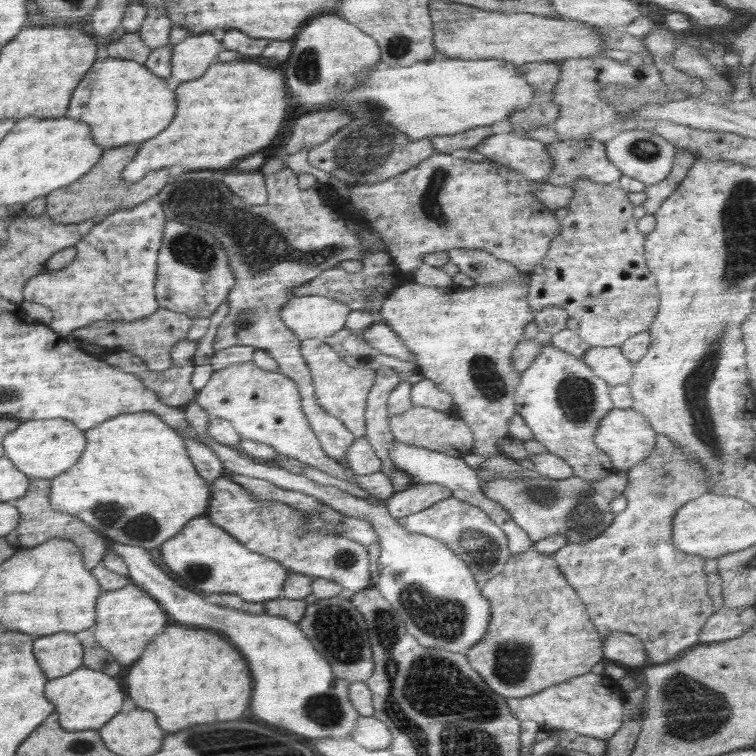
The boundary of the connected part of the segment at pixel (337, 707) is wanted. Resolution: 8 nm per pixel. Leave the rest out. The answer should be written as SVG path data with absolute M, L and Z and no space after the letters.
M113 541L109 550L122 556L131 582L164 607L171 623L198 624L204 628L210 626L212 630L224 632L240 648L256 680L250 708L258 718L272 724L282 724L306 738L350 739L360 720L360 713L348 700L348 690L334 688L337 678L330 663L314 650L310 640L302 634L295 622L268 613L248 614L204 602L205 599L200 595L182 588L172 575L164 572L154 562L152 554L142 547Z

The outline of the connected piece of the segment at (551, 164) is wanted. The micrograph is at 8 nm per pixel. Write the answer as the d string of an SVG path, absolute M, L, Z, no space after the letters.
M519 132L492 134L472 151L480 152L490 161L517 171L530 180L545 182L546 176L550 176L555 168L555 161L546 151L546 145Z

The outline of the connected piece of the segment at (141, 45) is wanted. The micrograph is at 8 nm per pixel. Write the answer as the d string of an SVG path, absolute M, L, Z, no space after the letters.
M137 32L126 33L119 40L106 40L102 45L102 55L109 58L134 60L144 65L151 54L151 49Z

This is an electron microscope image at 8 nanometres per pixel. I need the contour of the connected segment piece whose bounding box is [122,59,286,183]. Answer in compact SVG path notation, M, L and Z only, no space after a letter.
M257 60L215 63L196 80L175 89L178 108L174 120L158 136L144 141L122 178L131 183L150 172L173 168L176 172L226 168L266 148L286 118L286 84L280 68L266 68Z

